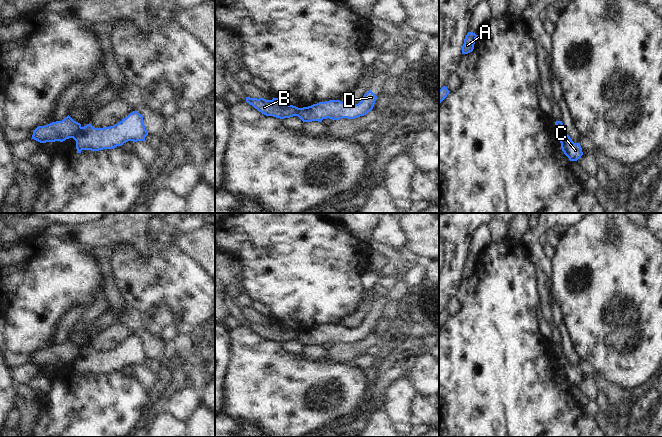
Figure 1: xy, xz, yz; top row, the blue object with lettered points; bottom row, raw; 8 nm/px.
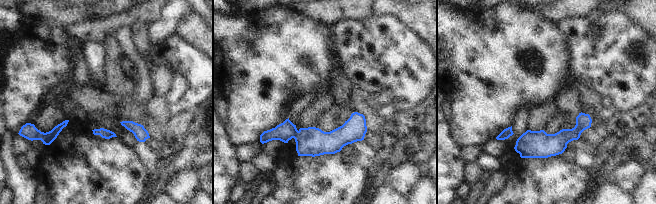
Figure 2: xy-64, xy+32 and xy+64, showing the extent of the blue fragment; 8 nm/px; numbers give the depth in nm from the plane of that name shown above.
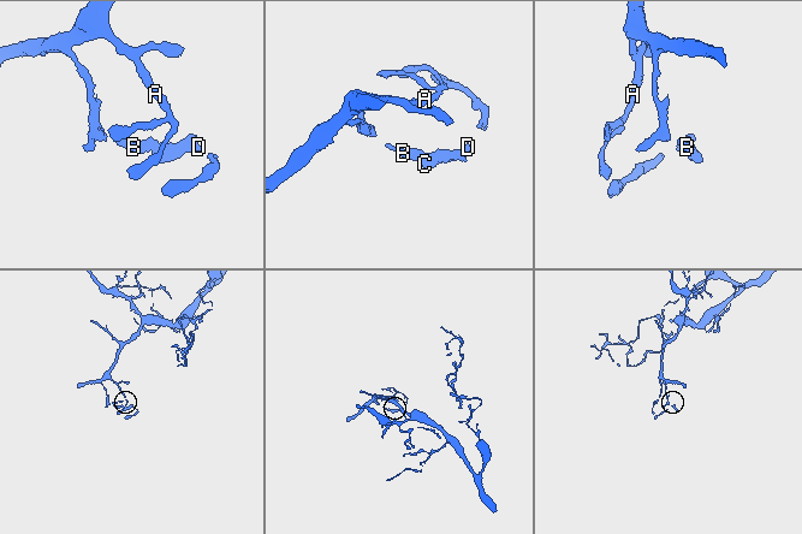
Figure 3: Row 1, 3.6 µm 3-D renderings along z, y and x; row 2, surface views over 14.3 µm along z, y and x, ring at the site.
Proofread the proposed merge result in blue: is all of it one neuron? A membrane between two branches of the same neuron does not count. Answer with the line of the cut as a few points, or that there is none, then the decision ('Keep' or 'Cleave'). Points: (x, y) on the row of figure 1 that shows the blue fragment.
Split along xy (80, 126), (79, 130), (72, 137). Cleave

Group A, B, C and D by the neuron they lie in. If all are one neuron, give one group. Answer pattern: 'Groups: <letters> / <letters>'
Groups: A B / C D

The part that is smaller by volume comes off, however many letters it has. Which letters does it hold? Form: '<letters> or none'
C, D

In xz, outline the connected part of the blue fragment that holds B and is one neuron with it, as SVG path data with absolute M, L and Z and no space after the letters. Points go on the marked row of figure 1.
M246 97L246 102L264 115L273 116L280 119L297 116L299 111L298 107L289 105L279 98L266 100L264 98L257 99Z

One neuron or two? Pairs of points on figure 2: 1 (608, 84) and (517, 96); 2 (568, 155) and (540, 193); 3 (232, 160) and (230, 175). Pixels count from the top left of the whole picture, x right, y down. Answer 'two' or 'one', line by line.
1: two
2: two
3: one

